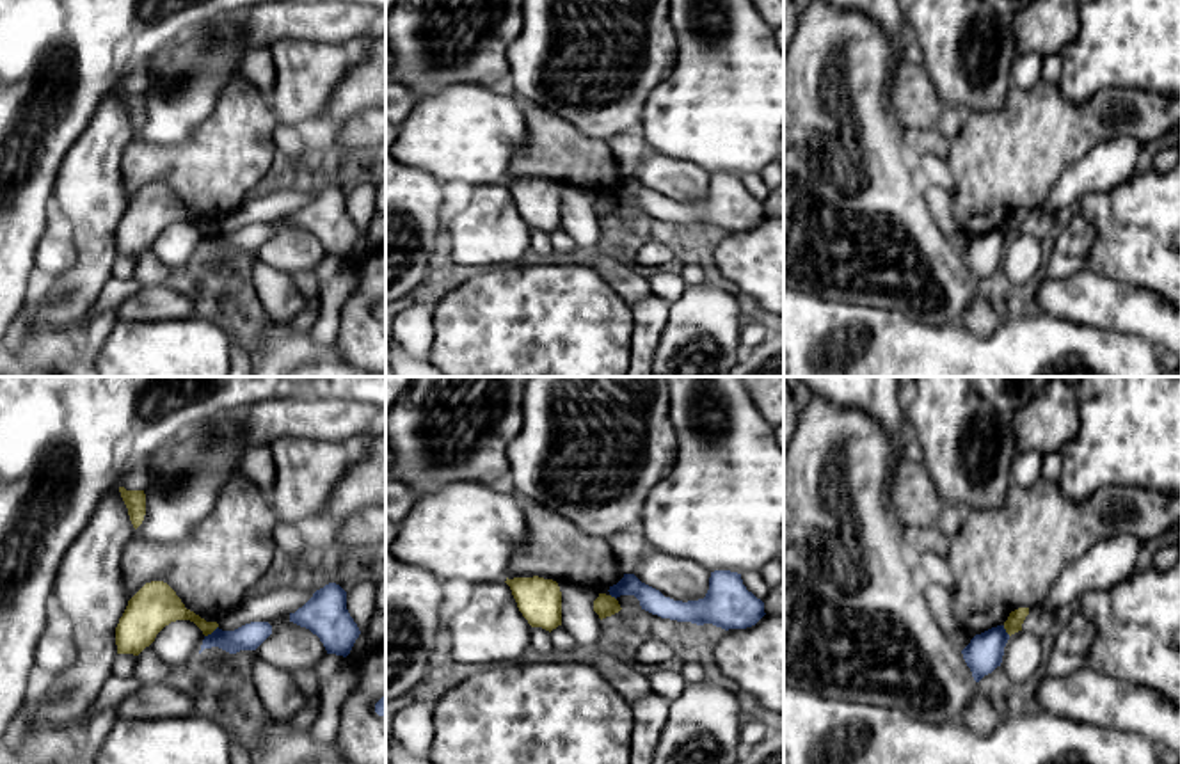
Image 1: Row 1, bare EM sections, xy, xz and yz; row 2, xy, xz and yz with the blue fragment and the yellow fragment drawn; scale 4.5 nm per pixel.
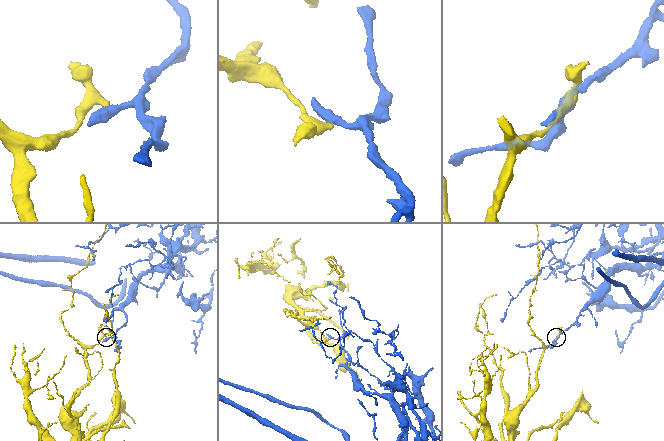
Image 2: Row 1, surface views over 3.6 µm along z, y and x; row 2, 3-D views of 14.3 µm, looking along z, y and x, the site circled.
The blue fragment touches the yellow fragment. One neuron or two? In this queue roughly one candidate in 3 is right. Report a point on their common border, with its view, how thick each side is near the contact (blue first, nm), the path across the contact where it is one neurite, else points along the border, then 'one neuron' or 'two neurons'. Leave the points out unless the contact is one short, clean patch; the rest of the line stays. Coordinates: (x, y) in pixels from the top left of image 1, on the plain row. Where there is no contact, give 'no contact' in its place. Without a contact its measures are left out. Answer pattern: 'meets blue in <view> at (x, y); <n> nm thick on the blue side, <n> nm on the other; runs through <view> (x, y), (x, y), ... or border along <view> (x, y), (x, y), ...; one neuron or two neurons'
meets blue in xy at (212, 235); 120 nm thick on the blue side, 160 nm on the other; border along xy (217, 228), (205, 238); two neurons

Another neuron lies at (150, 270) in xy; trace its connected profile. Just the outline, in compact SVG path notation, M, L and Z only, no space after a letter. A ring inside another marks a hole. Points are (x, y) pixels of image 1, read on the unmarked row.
M146 249L139 258L137 258L137 268L133 274L133 281L142 286L160 286L167 284L171 277L171 267L163 265L153 252L153 249Z

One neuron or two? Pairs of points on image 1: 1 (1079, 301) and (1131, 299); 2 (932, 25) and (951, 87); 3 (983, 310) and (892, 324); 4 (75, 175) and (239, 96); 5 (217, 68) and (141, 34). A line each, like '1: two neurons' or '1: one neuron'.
1: one neuron
2: one neuron
3: two neurons
4: two neurons
5: two neurons

